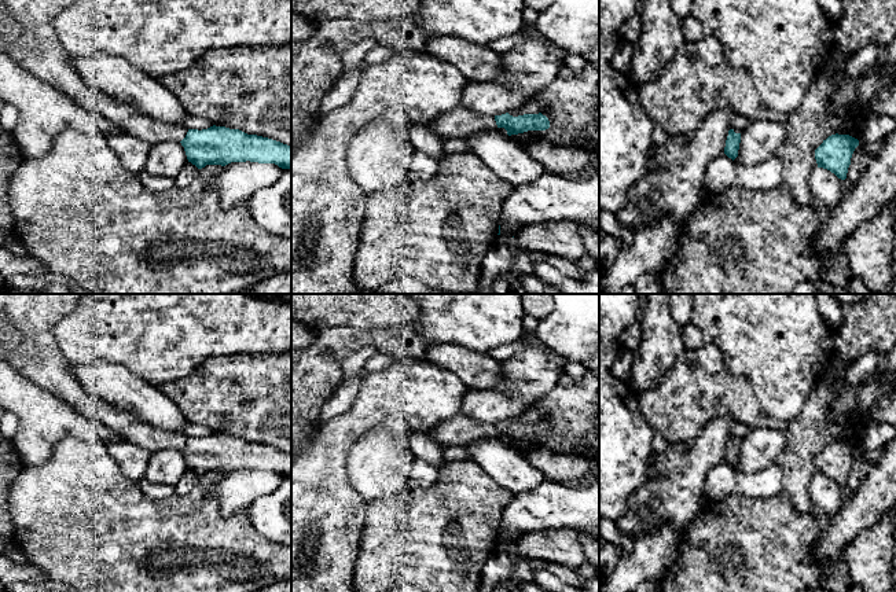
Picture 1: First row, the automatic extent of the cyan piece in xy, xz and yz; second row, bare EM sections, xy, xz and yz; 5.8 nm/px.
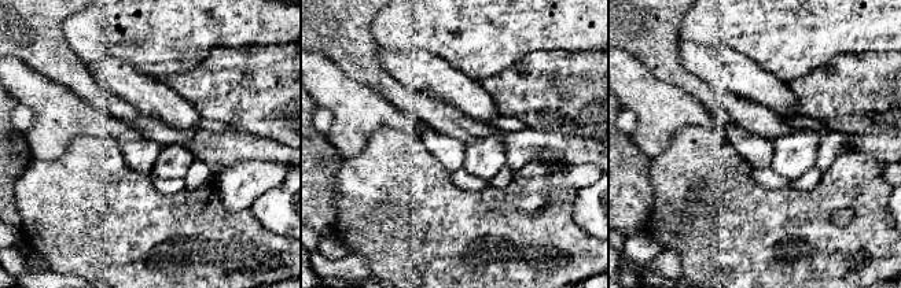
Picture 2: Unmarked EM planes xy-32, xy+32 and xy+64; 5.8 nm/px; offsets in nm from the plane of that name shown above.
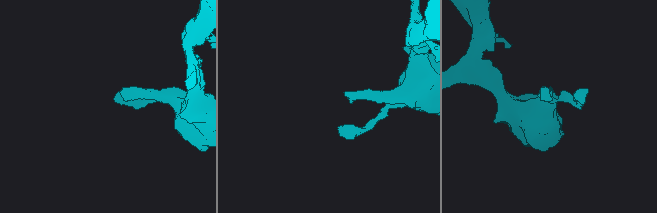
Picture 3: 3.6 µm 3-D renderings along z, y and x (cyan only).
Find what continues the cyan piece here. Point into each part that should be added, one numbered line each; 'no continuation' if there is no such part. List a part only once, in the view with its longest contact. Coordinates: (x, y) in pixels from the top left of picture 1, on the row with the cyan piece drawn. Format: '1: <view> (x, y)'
1: xy (26, 26)

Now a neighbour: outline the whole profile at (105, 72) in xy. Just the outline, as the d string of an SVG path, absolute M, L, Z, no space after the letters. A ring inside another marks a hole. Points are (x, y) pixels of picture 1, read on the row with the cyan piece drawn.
M98 51L89 56L69 55L69 59L84 82L159 122L181 125L188 115L158 78L135 69L124 58Z

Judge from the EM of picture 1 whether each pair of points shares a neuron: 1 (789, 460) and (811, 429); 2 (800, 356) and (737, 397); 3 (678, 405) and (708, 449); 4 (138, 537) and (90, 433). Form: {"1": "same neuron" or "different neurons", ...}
{"1": "same neuron", "2": "different neurons", "3": "different neurons", "4": "different neurons"}

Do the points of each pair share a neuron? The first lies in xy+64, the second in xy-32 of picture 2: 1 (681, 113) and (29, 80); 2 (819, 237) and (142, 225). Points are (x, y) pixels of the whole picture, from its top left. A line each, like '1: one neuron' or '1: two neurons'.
1: one neuron
2: one neuron

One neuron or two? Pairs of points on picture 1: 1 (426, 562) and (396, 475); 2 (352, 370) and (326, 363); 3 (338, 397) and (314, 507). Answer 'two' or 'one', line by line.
1: two
2: two
3: two

